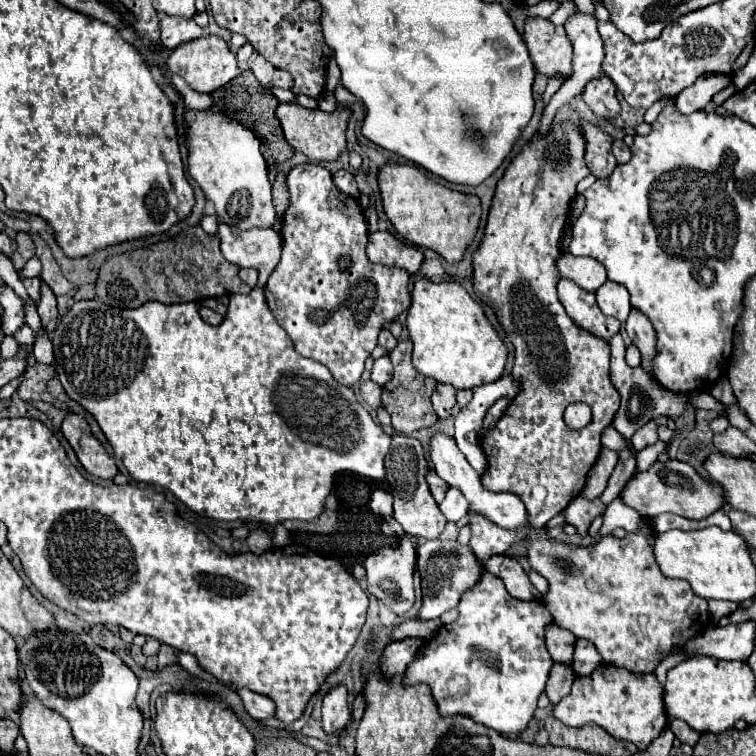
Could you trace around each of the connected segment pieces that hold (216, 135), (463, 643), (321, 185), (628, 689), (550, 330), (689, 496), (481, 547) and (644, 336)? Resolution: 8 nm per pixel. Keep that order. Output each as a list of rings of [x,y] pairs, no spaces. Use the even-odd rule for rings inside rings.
[[[217,109],[187,111],[185,121],[189,127],[189,173],[205,191],[207,199],[215,205],[217,217],[239,229],[273,227],[275,209],[271,203],[271,183],[267,177],[269,167],[267,163],[263,165],[259,137]]]
[[[483,571],[483,581],[479,581],[475,589],[467,589],[459,599],[459,619],[443,625],[407,665],[403,685],[429,685],[443,717],[465,715],[503,735],[519,735],[535,717],[537,699],[545,691],[545,683],[553,667],[553,659],[545,647],[545,627],[551,623],[553,617],[541,601],[521,601],[511,597],[499,577]]]
[[[303,163],[287,173],[287,185],[291,193],[291,205],[283,215],[283,253],[281,261],[271,273],[265,285],[265,301],[275,315],[277,323],[287,331],[293,347],[309,359],[323,363],[333,377],[353,387],[359,383],[365,359],[377,345],[377,335],[381,329],[389,327],[411,303],[409,295],[409,273],[405,269],[391,269],[385,265],[375,265],[367,259],[367,223],[357,199],[341,193],[331,179],[329,169],[317,163]],[[341,255],[351,255],[353,265],[349,271],[341,271],[337,261]]]
[[[599,665],[599,669],[595,669],[593,675],[577,677],[571,693],[553,707],[553,715],[571,727],[579,727],[583,723],[597,723],[615,739],[631,741],[641,751],[645,751],[649,743],[667,729],[667,715],[663,707],[663,687],[659,685],[657,677],[653,673],[647,673],[647,675],[643,673],[643,677],[635,677],[635,673],[627,673],[627,669],[619,669],[615,665]]]
[[[567,119],[567,121],[563,121],[563,123],[555,123],[555,121],[553,121],[549,133],[545,133],[545,135],[535,133],[535,135],[531,137],[531,141],[529,141],[529,143],[527,143],[527,145],[511,159],[511,163],[507,165],[503,177],[499,179],[497,191],[495,191],[495,195],[493,195],[493,203],[491,203],[491,209],[489,209],[489,217],[487,217],[487,225],[485,225],[483,239],[481,239],[481,243],[479,243],[479,247],[473,251],[473,287],[475,287],[475,293],[477,293],[477,297],[479,297],[483,303],[487,303],[489,307],[495,309],[495,315],[497,315],[499,323],[503,325],[507,337],[509,337],[511,343],[515,345],[513,377],[517,377],[517,379],[521,381],[521,385],[523,385],[521,393],[509,403],[509,407],[505,409],[505,413],[503,413],[503,417],[497,421],[497,425],[495,425],[493,429],[485,431],[485,433],[479,437],[479,445],[481,445],[483,453],[487,455],[487,469],[485,469],[485,473],[481,475],[481,485],[483,485],[485,489],[489,489],[489,491],[511,491],[511,493],[519,495],[521,501],[525,504],[527,515],[529,515],[527,521],[529,521],[529,525],[535,527],[535,529],[545,527],[545,523],[547,523],[549,519],[553,519],[557,513],[561,513],[561,511],[571,503],[571,499],[575,499],[575,497],[583,491],[583,487],[585,487],[585,483],[587,483],[587,473],[589,473],[589,469],[593,467],[593,463],[597,461],[597,457],[599,457],[599,453],[601,453],[601,433],[603,433],[605,427],[611,425],[613,415],[615,415],[615,411],[619,409],[619,393],[617,393],[617,389],[615,389],[615,387],[611,385],[611,381],[609,381],[609,343],[603,341],[603,339],[599,339],[599,337],[593,337],[593,335],[587,333],[585,329],[577,327],[577,325],[571,321],[571,317],[565,313],[563,305],[559,303],[559,299],[557,299],[557,289],[555,289],[555,287],[557,287],[557,281],[561,279],[561,277],[559,277],[559,269],[557,269],[557,259],[559,259],[561,253],[563,253],[563,251],[561,251],[561,241],[563,241],[565,231],[567,231],[567,219],[569,219],[571,201],[577,197],[577,189],[575,189],[575,187],[577,187],[577,183],[579,183],[581,179],[585,179],[585,177],[589,175],[587,163],[583,161],[583,153],[585,153],[585,141],[583,141],[581,125],[579,125],[579,121],[575,121],[575,119]],[[577,401],[579,401],[579,403],[587,403],[587,405],[593,409],[593,421],[591,421],[587,427],[583,427],[583,429],[579,429],[579,431],[573,431],[573,429],[569,429],[569,427],[565,425],[565,421],[563,421],[563,411],[565,411],[567,405],[577,403]]]
[[[669,459],[665,463],[657,461],[647,471],[631,477],[621,491],[621,497],[641,517],[675,513],[687,519],[703,519],[719,511],[727,503],[727,499],[723,497],[723,489],[719,489],[719,485],[715,485],[709,479],[703,479],[689,463],[677,459]]]
[[[475,515],[469,521],[469,527],[471,527],[469,547],[473,549],[475,557],[479,557],[479,561],[483,561],[483,563],[493,555],[503,555],[515,543],[521,543],[527,539],[525,531],[499,529],[499,525],[495,525],[495,523],[487,521],[485,517],[479,517],[479,515]]]
[[[631,309],[625,329],[627,329],[627,335],[631,337],[631,343],[641,351],[641,367],[651,373],[649,363],[651,363],[651,357],[655,357],[655,329],[651,321],[637,309]]]

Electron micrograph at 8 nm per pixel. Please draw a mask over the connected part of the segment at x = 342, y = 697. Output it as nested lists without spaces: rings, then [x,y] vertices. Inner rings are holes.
[[[337,685],[335,689],[331,689],[325,699],[323,699],[323,707],[321,707],[321,723],[325,733],[329,735],[337,735],[341,731],[345,731],[349,719],[351,719],[351,711],[347,707],[347,689],[343,685]]]

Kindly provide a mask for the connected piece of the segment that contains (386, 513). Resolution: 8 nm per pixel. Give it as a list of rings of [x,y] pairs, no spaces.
[[[375,489],[373,495],[373,513],[383,517],[383,519],[391,519],[393,517],[393,497],[389,491],[385,489]]]

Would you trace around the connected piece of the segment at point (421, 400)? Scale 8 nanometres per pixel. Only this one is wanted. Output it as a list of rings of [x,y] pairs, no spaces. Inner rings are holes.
[[[411,339],[399,341],[397,347],[389,353],[389,359],[393,363],[393,377],[387,385],[383,385],[383,407],[389,411],[391,415],[391,423],[395,427],[395,431],[401,433],[411,433],[417,429],[425,429],[431,427],[437,421],[437,415],[431,407],[431,393],[433,393],[433,385],[429,389],[429,379],[423,377],[413,365],[411,365]]]

